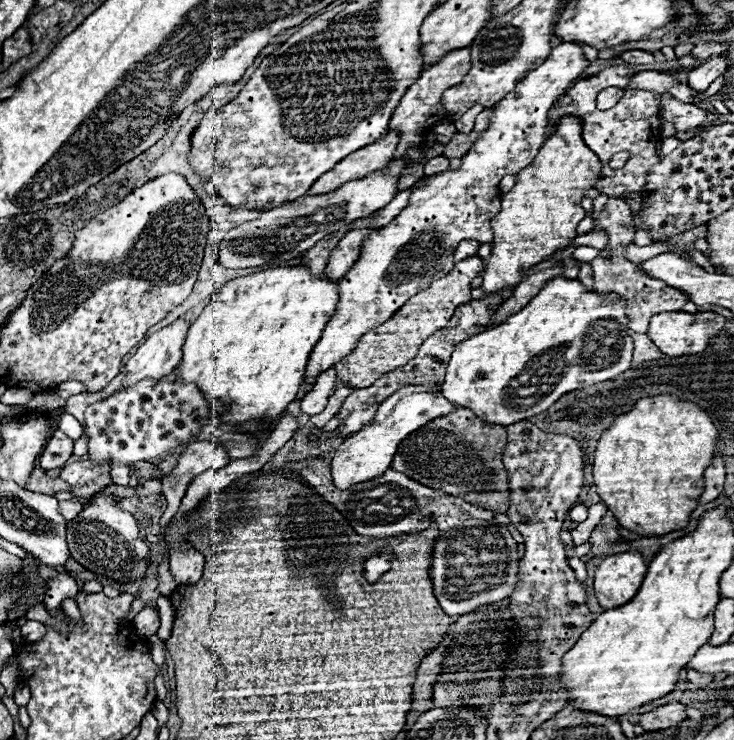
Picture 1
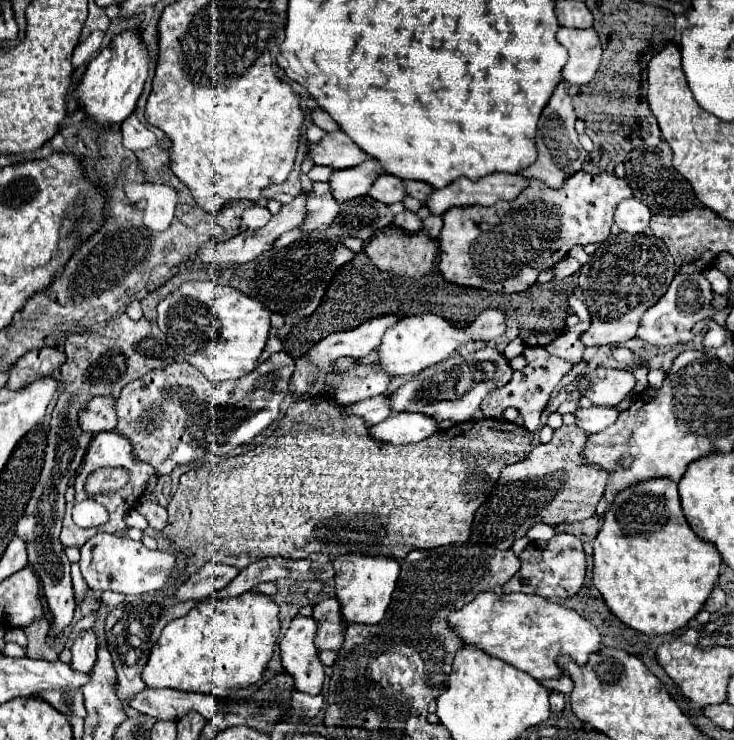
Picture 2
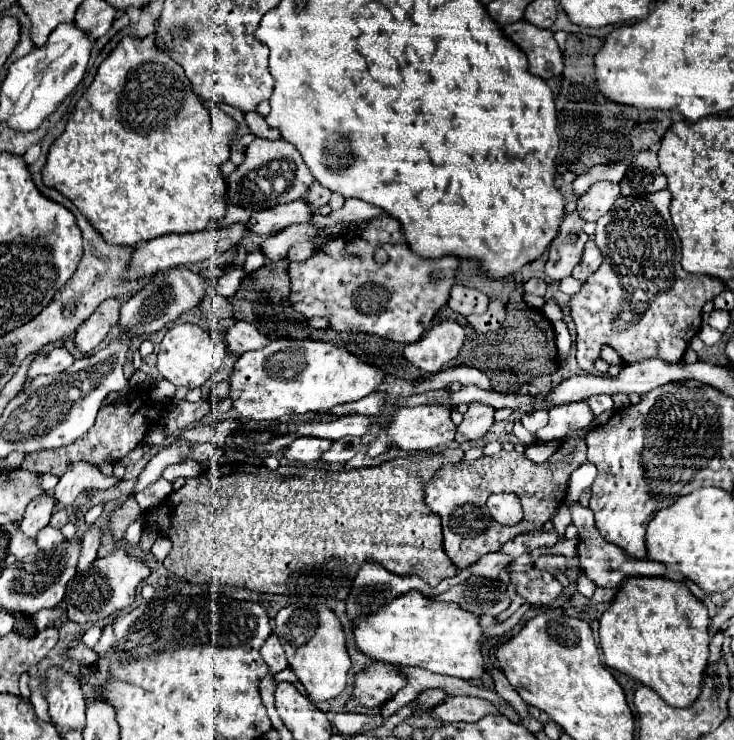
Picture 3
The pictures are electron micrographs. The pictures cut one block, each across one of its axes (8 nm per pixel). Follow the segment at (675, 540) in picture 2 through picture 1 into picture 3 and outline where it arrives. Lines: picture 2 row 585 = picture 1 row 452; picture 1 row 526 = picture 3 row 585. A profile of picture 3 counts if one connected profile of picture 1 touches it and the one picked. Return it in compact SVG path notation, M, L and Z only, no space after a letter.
M628 578L622 584L612 606L600 618L600 646L610 668L652 688L670 706L688 708L700 696L702 680L708 666L708 624L710 616L706 606L688 592L686 584L664 578Z

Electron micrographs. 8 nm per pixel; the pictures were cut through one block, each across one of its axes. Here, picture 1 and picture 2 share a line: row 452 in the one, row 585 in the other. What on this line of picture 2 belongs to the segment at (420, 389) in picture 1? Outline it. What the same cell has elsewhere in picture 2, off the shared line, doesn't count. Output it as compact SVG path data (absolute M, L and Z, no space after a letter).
M344 554L334 560L334 588L336 598L342 604L342 624L378 624L384 618L384 612L390 604L392 592L396 588L396 580L400 574L400 564L394 558L384 556L360 556L360 554Z

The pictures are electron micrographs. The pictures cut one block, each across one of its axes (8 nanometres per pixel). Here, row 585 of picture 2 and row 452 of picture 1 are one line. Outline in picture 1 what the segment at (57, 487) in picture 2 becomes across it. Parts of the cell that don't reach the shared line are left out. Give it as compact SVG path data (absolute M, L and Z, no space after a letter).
M56 428L40 454L40 468L42 470L62 468L70 456L72 456L72 440L62 430Z

